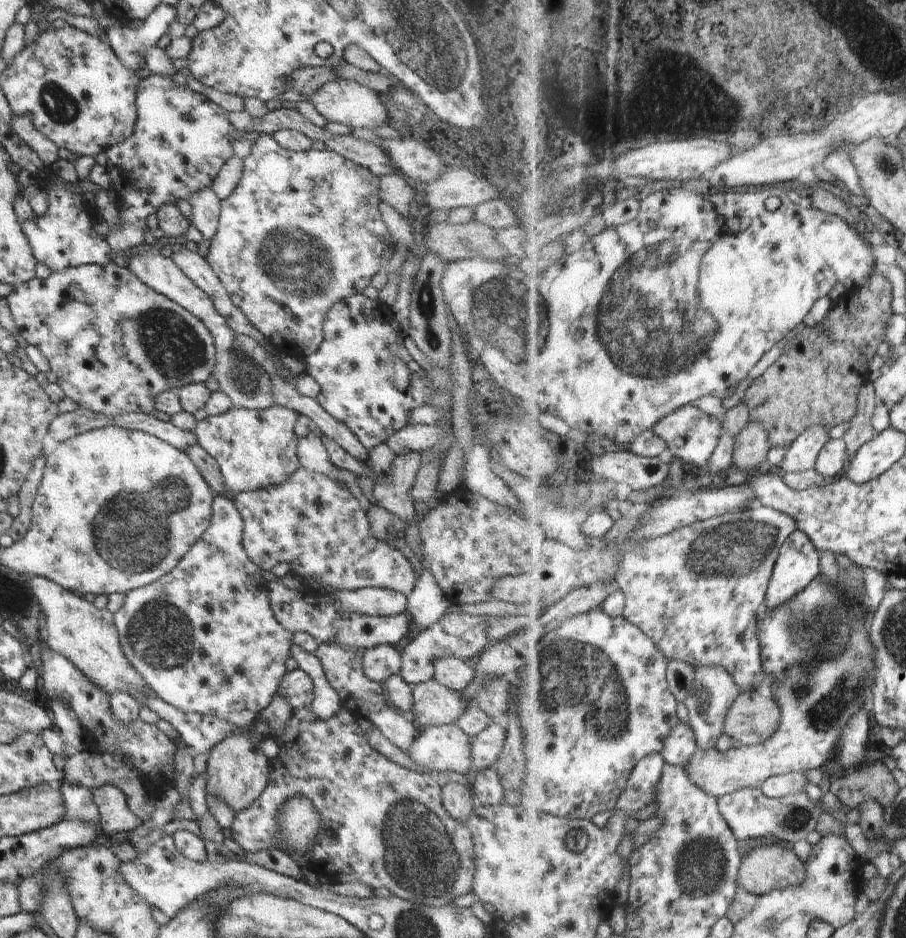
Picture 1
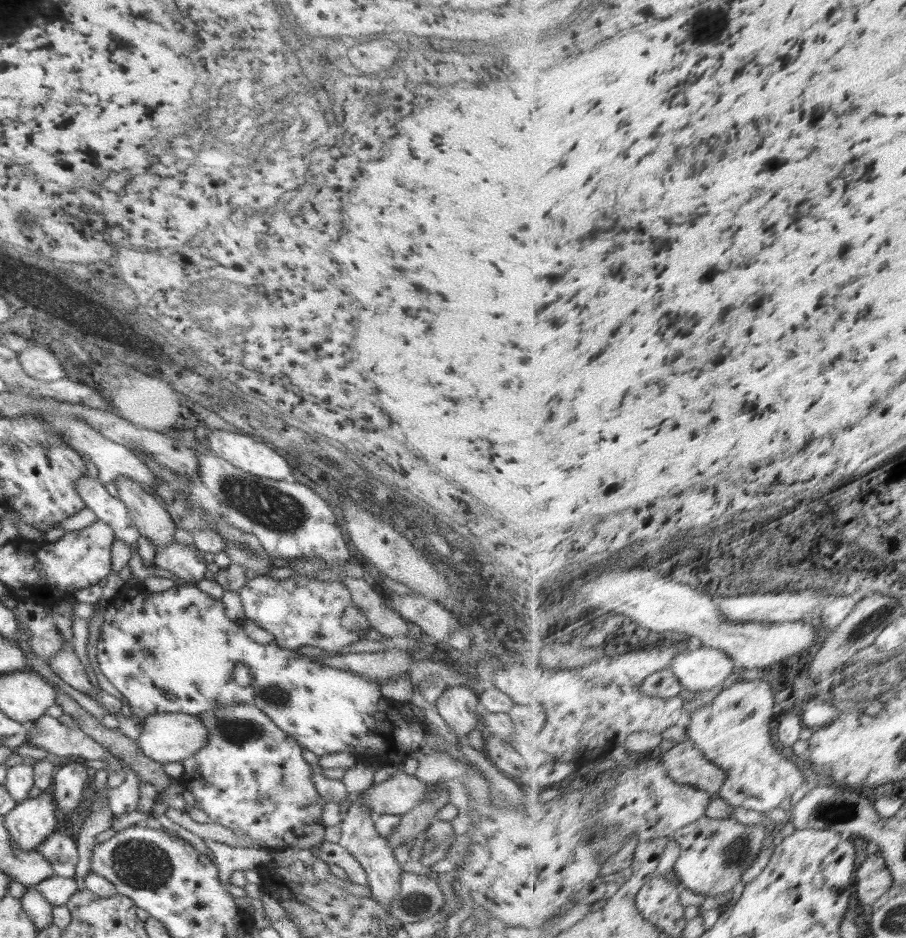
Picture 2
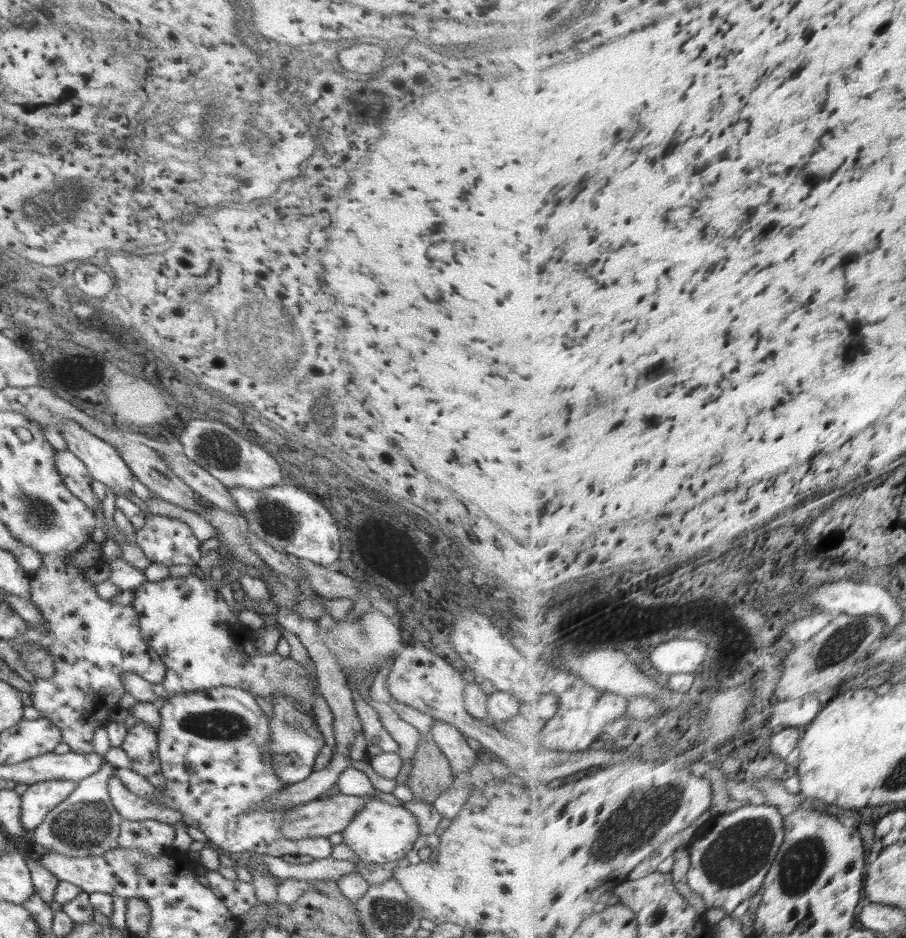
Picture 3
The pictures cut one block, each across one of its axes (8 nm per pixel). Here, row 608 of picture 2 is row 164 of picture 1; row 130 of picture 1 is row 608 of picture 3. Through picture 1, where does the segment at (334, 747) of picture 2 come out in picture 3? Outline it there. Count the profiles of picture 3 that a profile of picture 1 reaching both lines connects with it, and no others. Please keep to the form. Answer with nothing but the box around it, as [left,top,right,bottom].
[122,574,318,715]

